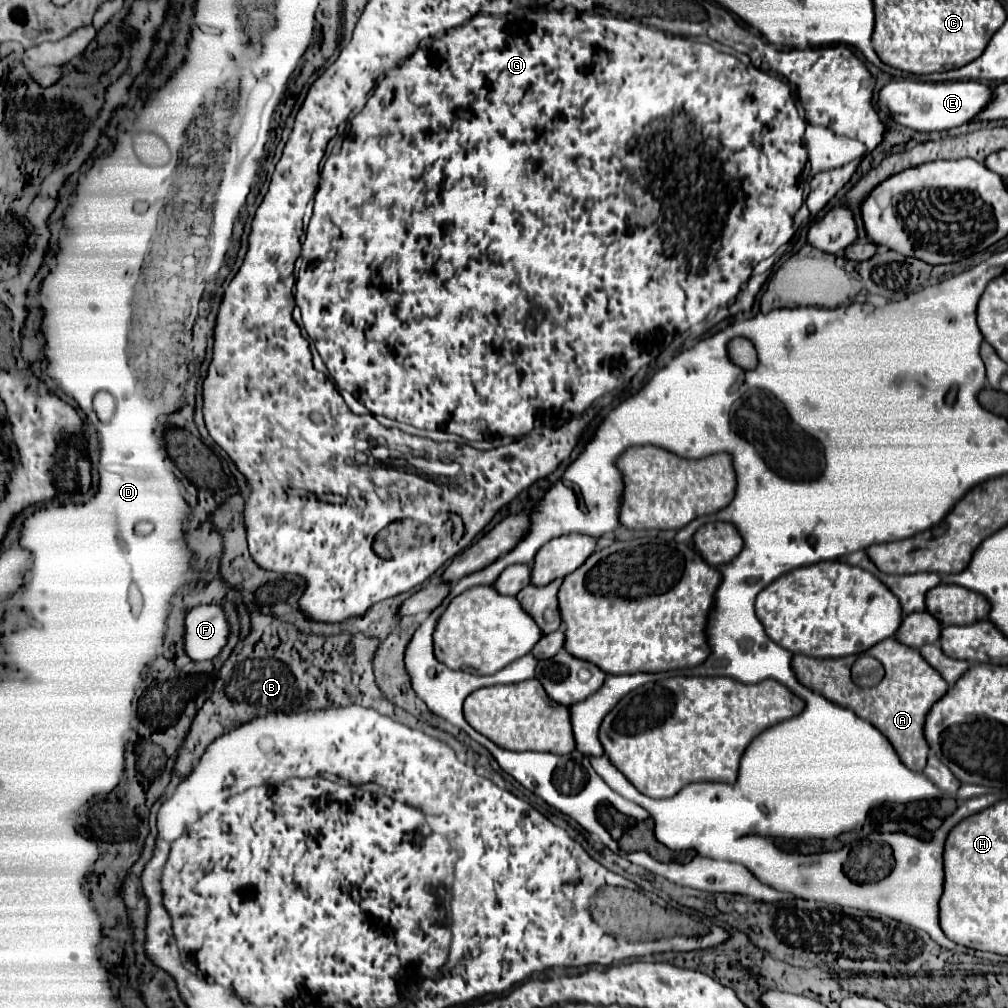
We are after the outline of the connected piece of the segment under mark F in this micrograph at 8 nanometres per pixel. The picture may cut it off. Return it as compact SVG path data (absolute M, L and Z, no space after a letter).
M203 604L187 612L183 648L191 660L211 660L225 646L229 626L221 606Z

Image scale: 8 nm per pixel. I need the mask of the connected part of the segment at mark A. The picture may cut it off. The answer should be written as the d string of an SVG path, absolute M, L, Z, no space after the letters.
M887 638L871 646L871 656L877 658L883 668L885 676L875 688L859 688L851 682L851 664L853 656L847 658L809 658L809 656L793 656L793 672L797 680L807 686L809 690L825 696L827 700L851 708L859 718L873 724L883 736L893 744L899 760L913 772L921 772L927 762L929 746L923 738L923 722L925 714L947 692L947 682L933 670L925 658L915 648L909 648L895 638Z

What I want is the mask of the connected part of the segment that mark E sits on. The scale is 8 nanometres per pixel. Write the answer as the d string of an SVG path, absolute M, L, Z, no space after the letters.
M899 80L899 82L889 82L885 88L879 90L877 106L881 112L887 112L901 126L919 132L933 132L933 130L949 130L967 124L979 110L983 110L983 106L987 106L991 96L993 96L991 88L975 80L965 80L965 82Z

